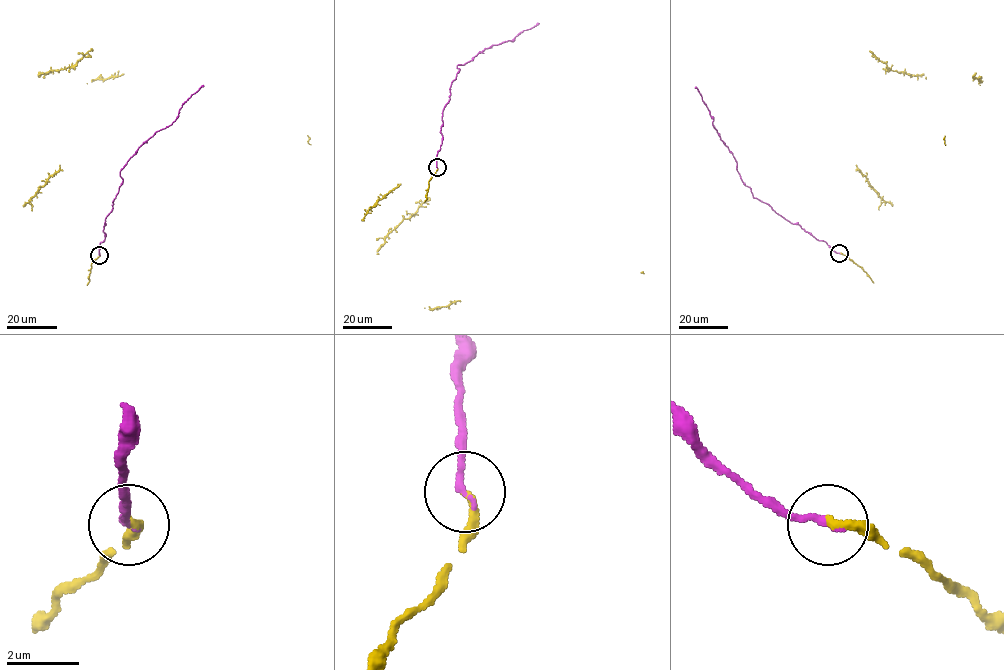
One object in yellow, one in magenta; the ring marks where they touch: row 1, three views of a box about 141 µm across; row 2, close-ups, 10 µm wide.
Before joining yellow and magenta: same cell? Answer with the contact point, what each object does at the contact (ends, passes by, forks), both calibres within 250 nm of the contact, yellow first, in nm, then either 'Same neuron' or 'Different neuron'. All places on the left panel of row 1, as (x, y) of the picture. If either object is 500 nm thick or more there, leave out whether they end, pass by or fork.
Place: (99, 255). At the ring yellow ends. At the ring magenta ends. Thickness 240 nm (yellow) against 190 nm. Same neuron

